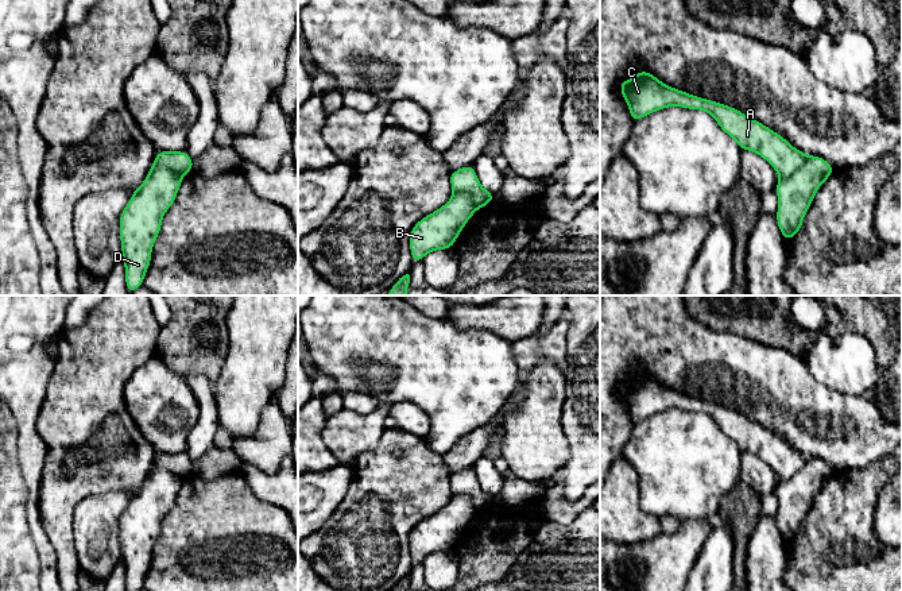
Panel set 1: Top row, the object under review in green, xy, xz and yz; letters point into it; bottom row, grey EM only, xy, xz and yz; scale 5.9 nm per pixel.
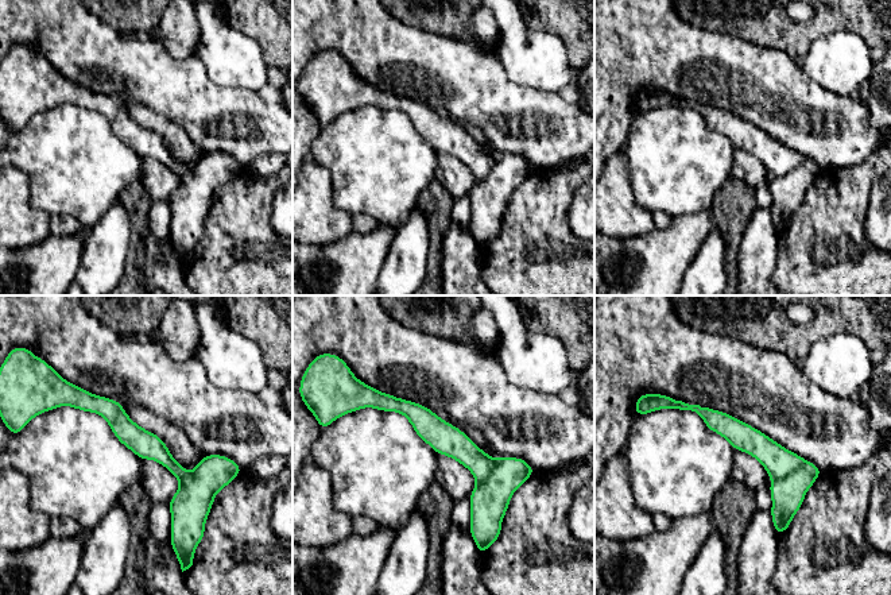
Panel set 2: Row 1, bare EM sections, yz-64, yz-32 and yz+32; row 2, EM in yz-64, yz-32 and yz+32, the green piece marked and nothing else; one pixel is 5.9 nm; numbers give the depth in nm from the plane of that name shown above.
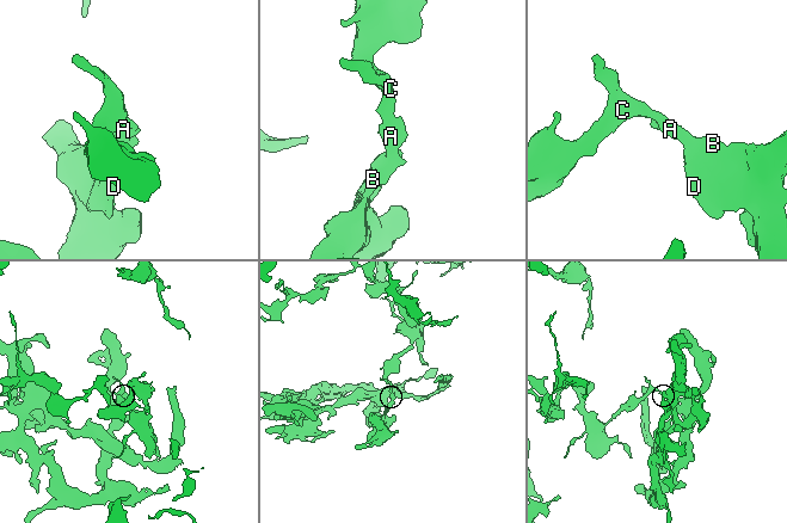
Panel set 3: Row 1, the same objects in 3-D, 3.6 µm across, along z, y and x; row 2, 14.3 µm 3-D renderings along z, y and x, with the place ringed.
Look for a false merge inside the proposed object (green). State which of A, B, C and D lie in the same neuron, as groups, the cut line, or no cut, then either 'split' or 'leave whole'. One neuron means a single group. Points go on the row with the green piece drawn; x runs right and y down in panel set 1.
groups A C / B D; cut yz (808, 157), (789, 177), (779, 178); split

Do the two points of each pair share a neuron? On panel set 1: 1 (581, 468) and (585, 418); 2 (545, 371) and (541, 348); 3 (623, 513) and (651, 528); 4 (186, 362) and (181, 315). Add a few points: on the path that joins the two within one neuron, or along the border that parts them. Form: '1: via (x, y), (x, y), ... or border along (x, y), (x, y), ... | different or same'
1: via (585, 456), (585, 431) | same
2: border along (556, 362), (539, 359), (522, 374) | different
3: via (630, 520), (635, 525), (645, 526) | same
4: via (186, 350), (186, 327) | same

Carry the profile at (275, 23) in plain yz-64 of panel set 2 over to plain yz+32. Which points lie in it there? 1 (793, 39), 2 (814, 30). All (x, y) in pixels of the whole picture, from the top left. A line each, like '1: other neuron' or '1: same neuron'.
1: same neuron
2: same neuron

